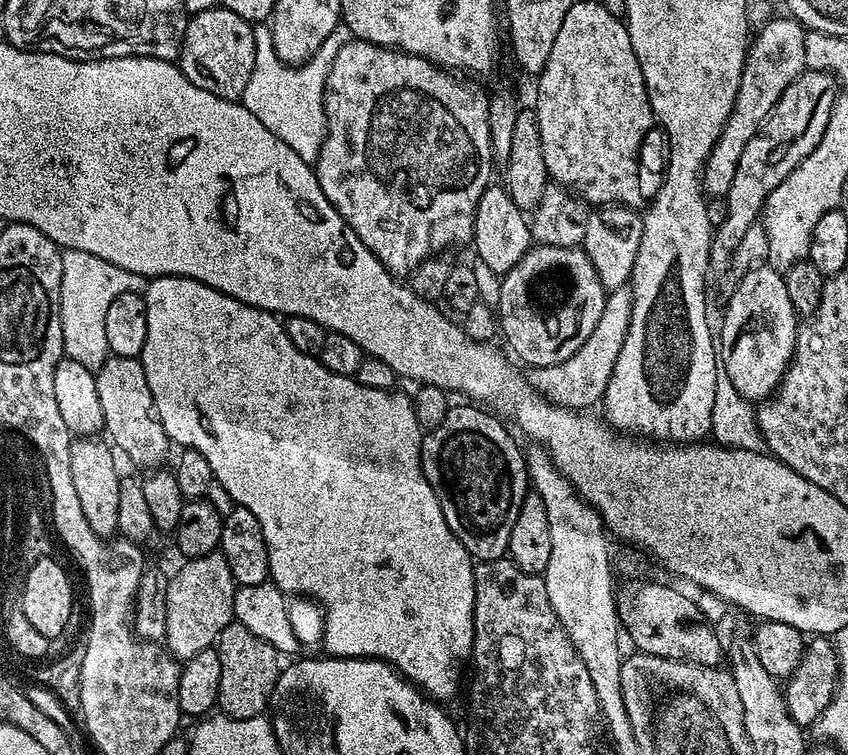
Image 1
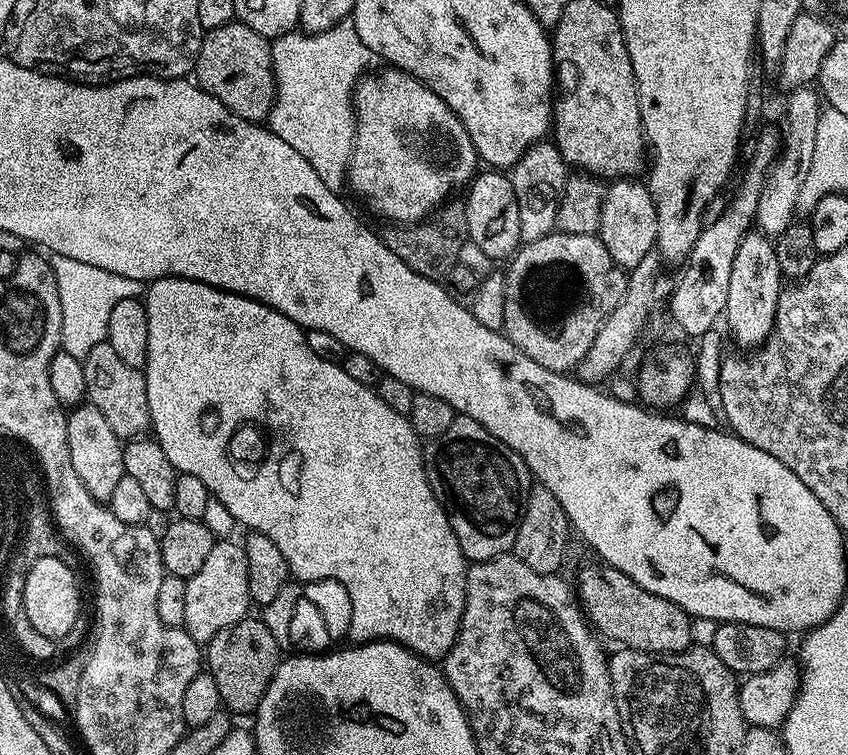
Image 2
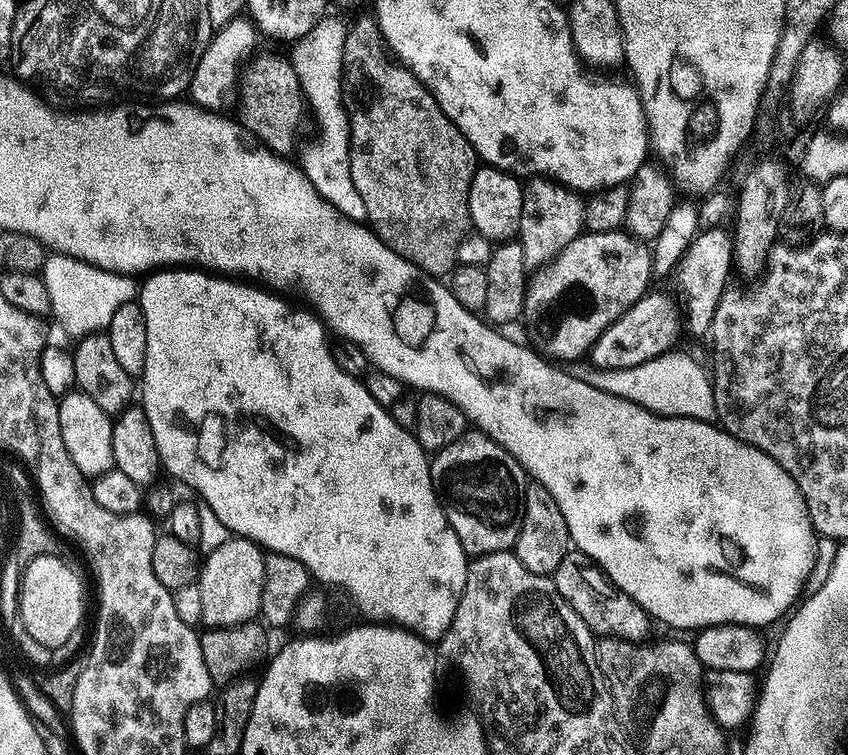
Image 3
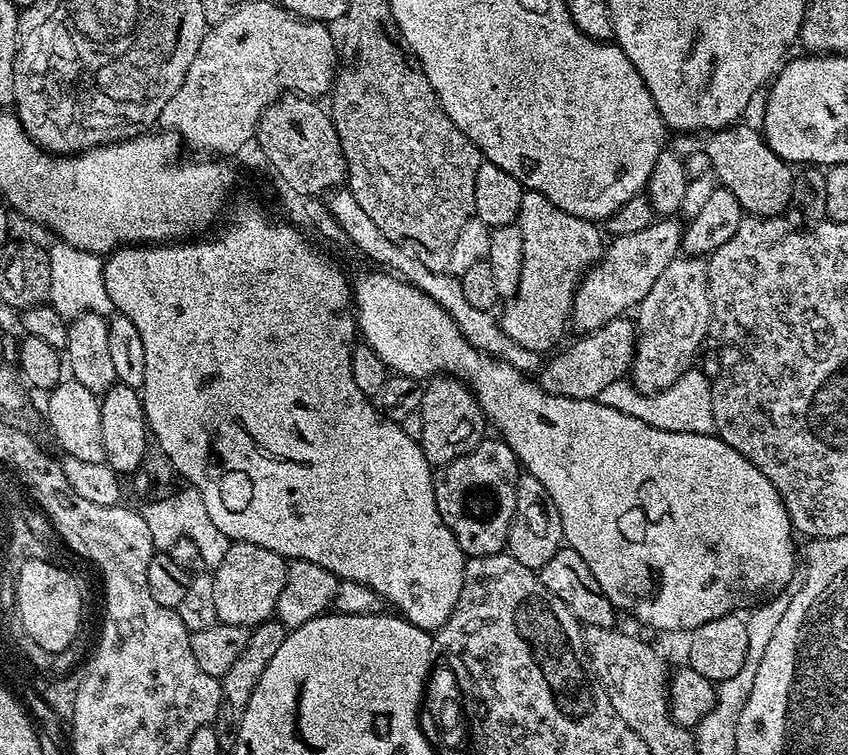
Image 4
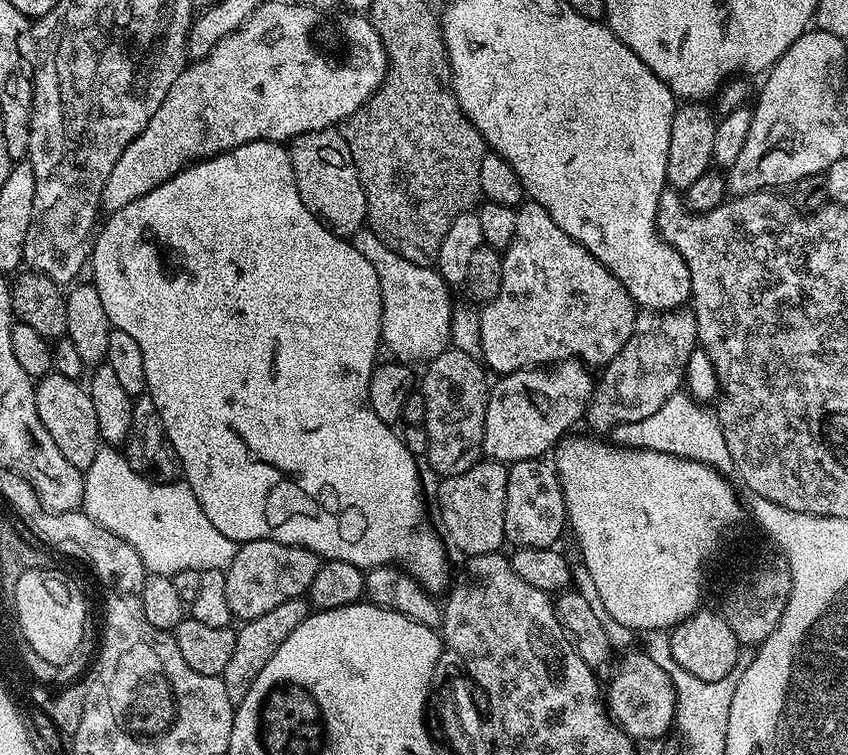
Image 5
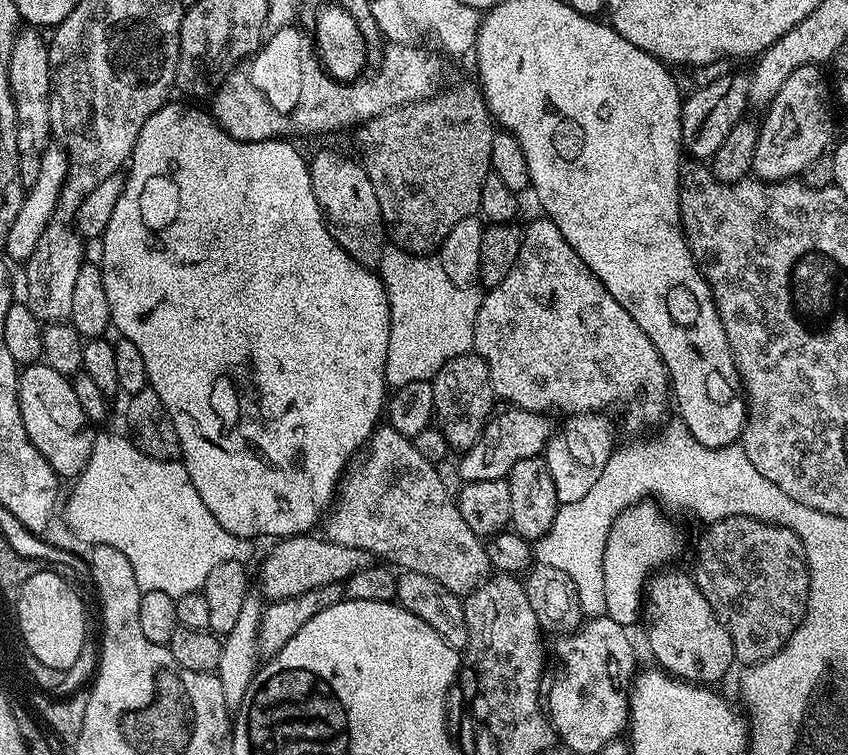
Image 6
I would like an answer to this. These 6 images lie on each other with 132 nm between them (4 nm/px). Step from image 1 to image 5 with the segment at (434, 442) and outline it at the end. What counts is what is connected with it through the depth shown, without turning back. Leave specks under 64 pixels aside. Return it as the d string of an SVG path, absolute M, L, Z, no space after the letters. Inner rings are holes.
M487 458L470 466L470 470L462 474L446 476L439 481L436 504L440 507L440 520L444 523L443 535L453 549L456 547L458 551L464 552L465 557L470 557L499 552L505 547L504 511L507 481L508 465Z

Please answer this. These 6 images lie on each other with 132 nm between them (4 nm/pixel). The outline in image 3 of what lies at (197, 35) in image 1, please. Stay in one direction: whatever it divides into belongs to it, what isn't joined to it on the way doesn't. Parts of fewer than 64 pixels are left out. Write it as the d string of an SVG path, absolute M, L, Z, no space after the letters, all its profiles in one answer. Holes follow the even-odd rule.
M261 51L253 55L243 65L238 76L238 92L240 88L240 116L239 123L243 124L244 131L252 133L259 143L277 154L288 154L292 148L292 139L296 136L296 127L300 124L300 118L305 115L306 105L302 88L298 82L298 76L294 74L294 66L287 55L275 56L272 52Z

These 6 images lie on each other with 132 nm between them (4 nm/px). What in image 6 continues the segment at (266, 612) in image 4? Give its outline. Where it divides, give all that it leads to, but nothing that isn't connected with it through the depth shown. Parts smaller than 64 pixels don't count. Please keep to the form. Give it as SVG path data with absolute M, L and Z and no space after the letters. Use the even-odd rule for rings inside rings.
M305 534L302 536L285 536L268 552L268 557L260 564L259 595L265 601L294 598L294 594L306 594L306 590L314 590L317 586L343 584L358 570L371 568L374 557L365 549L354 546L339 545L323 535Z

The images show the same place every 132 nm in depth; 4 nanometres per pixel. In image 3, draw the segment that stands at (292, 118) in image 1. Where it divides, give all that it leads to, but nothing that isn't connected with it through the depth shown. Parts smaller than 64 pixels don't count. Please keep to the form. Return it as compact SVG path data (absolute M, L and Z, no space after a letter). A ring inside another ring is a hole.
M328 14L314 25L310 34L306 34L301 40L297 40L291 45L290 59L294 66L294 74L298 76L307 111L310 116L312 112L313 118L316 119L316 137L301 146L298 166L304 171L306 178L310 178L314 190L318 190L318 194L322 194L322 198L326 198L326 202L330 202L330 206L334 206L334 210L338 210L346 218L364 222L368 219L366 202L362 202L362 194L358 194L358 190L354 190L354 178L350 178L350 154L352 151L350 150L350 130L348 129L349 111L344 103L344 47L348 30L347 23L343 24L338 17Z

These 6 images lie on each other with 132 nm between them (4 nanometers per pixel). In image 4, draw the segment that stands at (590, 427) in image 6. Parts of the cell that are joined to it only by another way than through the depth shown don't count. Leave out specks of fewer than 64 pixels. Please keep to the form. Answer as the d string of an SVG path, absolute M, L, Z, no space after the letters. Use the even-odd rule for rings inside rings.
M681 255L666 270L662 270L658 282L642 298L642 302L635 309L634 323L636 326L636 353L632 359L630 369L630 384L637 392L643 392L646 396L653 396L655 392L666 390L682 378L684 372L693 367L696 360L696 351L700 343L710 336L712 327L712 307L710 306L710 290L708 289L708 266L701 257Z

